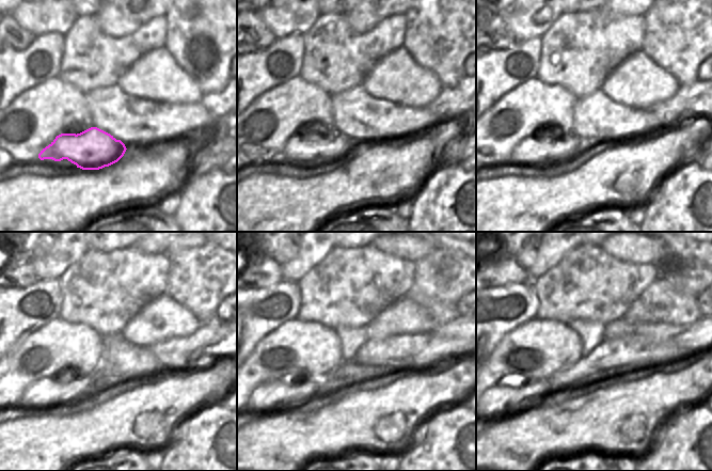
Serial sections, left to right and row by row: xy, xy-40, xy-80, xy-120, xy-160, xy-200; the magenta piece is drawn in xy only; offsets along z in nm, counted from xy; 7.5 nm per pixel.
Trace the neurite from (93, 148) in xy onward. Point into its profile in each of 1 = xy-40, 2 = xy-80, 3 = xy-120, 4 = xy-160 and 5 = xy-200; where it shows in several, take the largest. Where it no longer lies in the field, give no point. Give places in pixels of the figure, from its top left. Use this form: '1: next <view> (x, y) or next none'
1: next xy-40 (327, 147)
2: next xy-80 (540, 147)
3: next xy-120 (54, 390)
4: next xy-160 (291, 391)
5: next xy-200 (511, 392)

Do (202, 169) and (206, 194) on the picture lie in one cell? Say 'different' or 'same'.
different

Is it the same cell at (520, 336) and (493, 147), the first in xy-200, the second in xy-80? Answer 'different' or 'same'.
same

